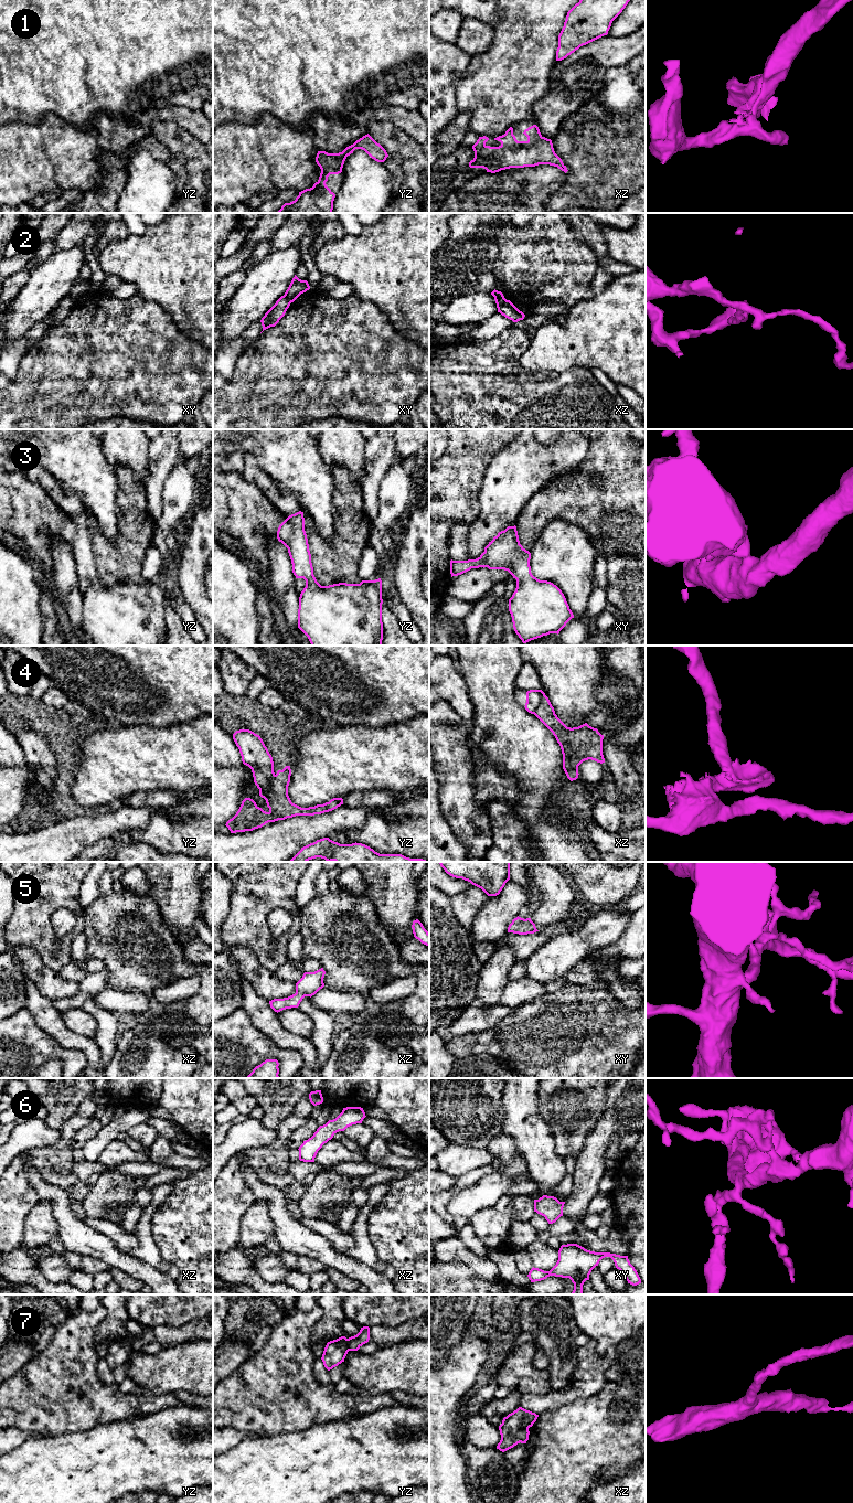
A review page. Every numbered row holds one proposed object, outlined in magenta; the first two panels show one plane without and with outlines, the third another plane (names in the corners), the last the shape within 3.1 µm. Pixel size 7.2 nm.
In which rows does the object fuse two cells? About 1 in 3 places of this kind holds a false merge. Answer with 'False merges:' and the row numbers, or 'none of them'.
False merges: 2, 4

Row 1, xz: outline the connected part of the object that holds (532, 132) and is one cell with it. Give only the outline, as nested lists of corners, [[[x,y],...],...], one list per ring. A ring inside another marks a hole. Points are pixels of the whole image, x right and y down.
[[[536,125],[524,130],[526,141],[518,141],[510,127],[504,135],[494,138],[501,142],[499,147],[487,146],[488,137],[479,137],[472,146],[475,158],[470,168],[483,168],[495,173],[510,168],[535,167],[550,164],[565,173],[568,171],[562,159],[555,153],[551,139],[543,137]]]

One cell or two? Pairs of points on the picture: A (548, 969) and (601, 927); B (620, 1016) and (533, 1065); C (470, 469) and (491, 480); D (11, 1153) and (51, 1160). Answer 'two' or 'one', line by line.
A: one
B: one
C: two
D: two

